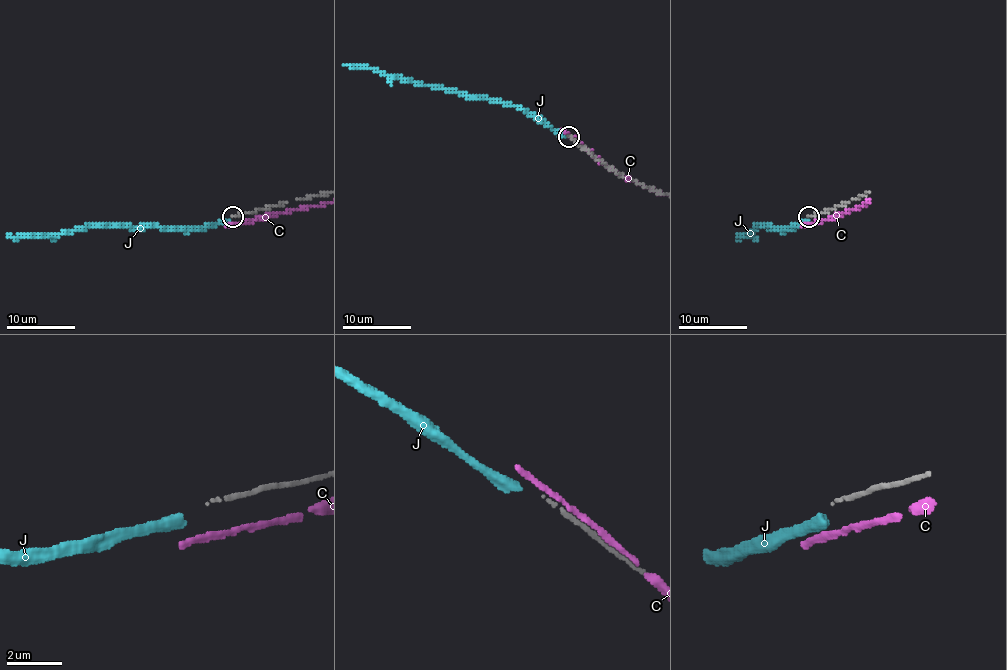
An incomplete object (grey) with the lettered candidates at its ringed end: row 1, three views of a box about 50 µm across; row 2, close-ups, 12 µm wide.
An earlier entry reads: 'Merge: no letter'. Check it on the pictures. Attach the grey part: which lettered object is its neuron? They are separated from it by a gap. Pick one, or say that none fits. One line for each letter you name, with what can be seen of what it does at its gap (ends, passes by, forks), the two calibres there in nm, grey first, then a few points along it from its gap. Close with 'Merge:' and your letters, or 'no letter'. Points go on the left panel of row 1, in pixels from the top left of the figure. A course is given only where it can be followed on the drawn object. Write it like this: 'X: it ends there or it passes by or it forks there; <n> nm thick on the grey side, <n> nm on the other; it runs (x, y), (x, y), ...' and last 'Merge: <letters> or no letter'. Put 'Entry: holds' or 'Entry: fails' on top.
Entry: holds
Merge: no letter

